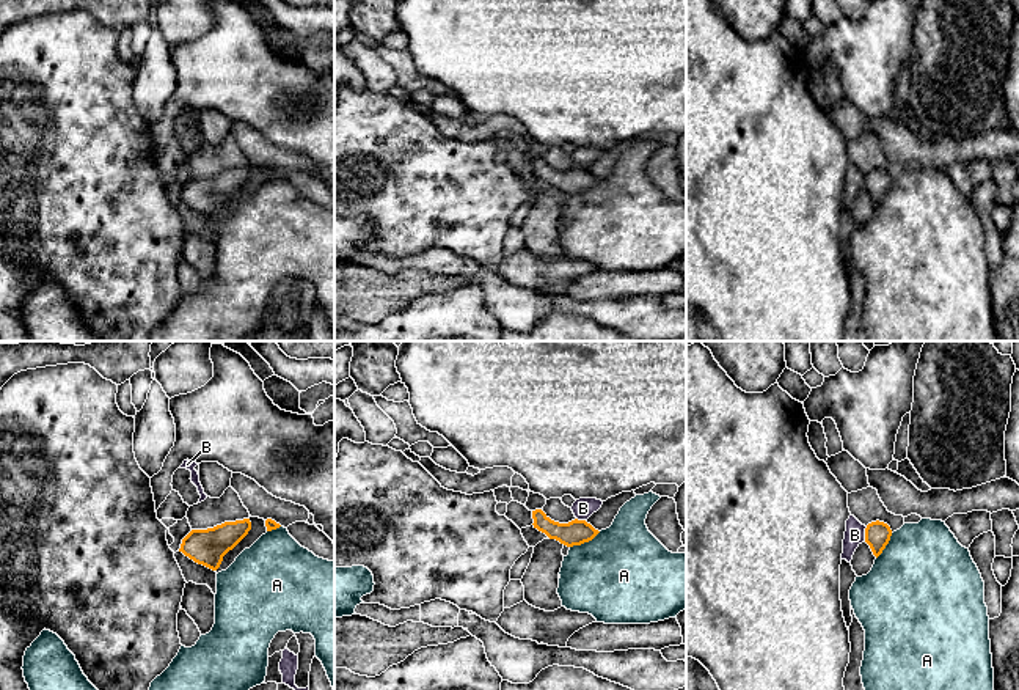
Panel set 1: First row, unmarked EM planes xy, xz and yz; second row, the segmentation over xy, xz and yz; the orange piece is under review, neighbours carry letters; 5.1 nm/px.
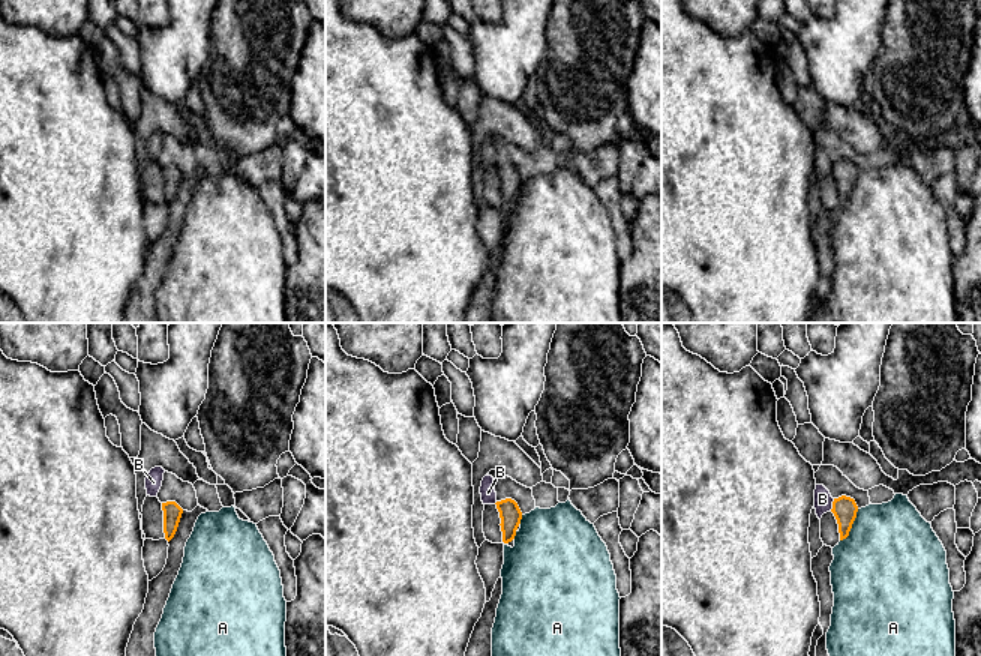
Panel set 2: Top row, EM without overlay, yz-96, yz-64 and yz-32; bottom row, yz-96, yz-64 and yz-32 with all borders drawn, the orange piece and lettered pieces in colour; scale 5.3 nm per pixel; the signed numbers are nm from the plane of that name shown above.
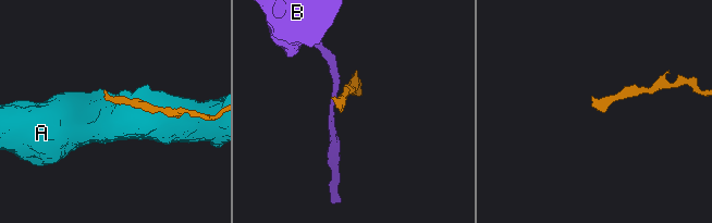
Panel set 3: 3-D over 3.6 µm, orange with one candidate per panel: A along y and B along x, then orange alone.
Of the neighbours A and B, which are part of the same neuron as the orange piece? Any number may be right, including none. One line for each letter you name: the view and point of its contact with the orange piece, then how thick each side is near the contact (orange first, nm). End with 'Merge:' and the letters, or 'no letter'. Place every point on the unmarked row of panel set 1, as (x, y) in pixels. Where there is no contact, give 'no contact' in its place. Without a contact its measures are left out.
Merge: no letter

